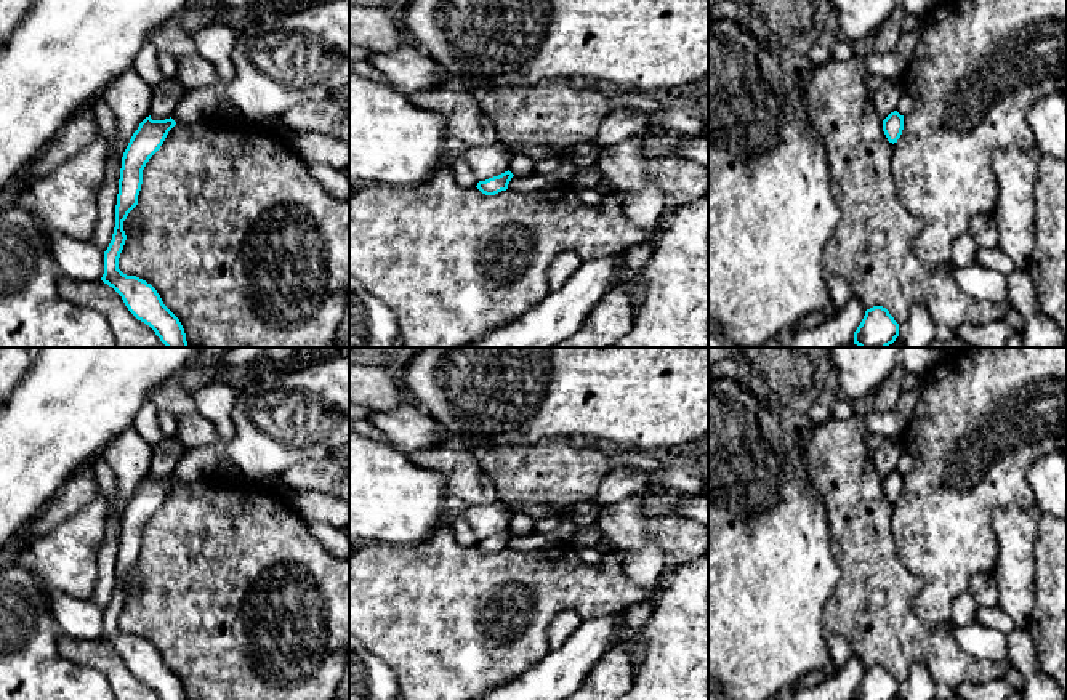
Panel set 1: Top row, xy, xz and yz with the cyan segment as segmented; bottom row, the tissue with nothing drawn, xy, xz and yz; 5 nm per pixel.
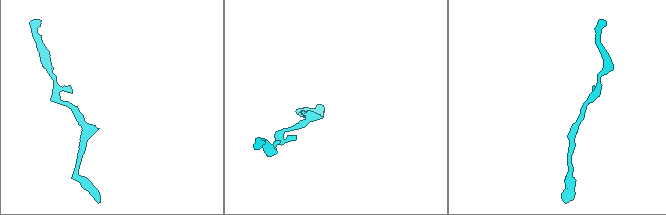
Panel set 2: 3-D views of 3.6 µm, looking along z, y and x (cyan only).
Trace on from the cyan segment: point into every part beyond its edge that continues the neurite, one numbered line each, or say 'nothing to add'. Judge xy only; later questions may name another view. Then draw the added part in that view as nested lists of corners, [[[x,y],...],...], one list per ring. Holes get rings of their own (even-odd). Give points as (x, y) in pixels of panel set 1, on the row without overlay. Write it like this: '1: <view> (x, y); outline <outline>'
1: xy (284, 418); outline [[[349,356],[308,360],[295,372],[272,368],[264,376],[240,384],[232,423],[234,436],[231,441],[184,450],[171,477],[179,484],[211,477],[216,473],[216,465],[227,458],[245,479],[260,481],[280,476],[293,465],[332,457],[336,449],[349,444]]]

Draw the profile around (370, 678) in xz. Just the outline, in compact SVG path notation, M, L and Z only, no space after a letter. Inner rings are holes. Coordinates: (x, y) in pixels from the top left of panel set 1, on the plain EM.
M349 634L349 700L394 700L399 692L389 665Z

